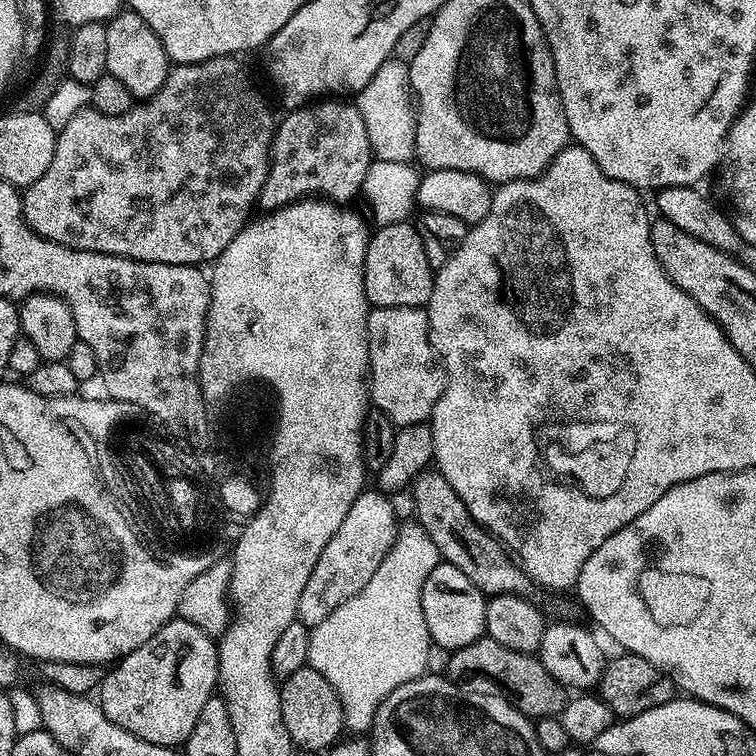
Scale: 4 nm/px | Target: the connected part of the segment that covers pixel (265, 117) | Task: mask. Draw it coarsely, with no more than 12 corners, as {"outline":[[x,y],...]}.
{"outline":[[236,56],[83,107],[22,192],[44,240],[215,262],[274,119]]}

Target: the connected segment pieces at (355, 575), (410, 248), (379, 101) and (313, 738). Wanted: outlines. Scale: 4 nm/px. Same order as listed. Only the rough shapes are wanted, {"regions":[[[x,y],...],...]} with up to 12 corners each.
{"regions":[[[387,495],[350,506],[298,598],[317,628],[374,578],[396,541]],[[420,229],[371,233],[364,293],[372,308],[424,308],[434,270]],[[389,58],[354,103],[373,157],[416,155],[408,65]],[[311,666],[282,680],[297,749],[323,753],[345,731],[334,686]]]}

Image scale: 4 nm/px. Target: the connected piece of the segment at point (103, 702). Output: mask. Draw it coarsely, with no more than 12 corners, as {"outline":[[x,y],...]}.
{"outline":[[173,618],[107,671],[106,718],[188,741],[217,691],[213,637]]}

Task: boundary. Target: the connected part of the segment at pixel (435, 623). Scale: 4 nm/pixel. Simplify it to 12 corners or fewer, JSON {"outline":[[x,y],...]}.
{"outline":[[441,562],[422,582],[428,638],[445,653],[485,635],[484,592]]}

